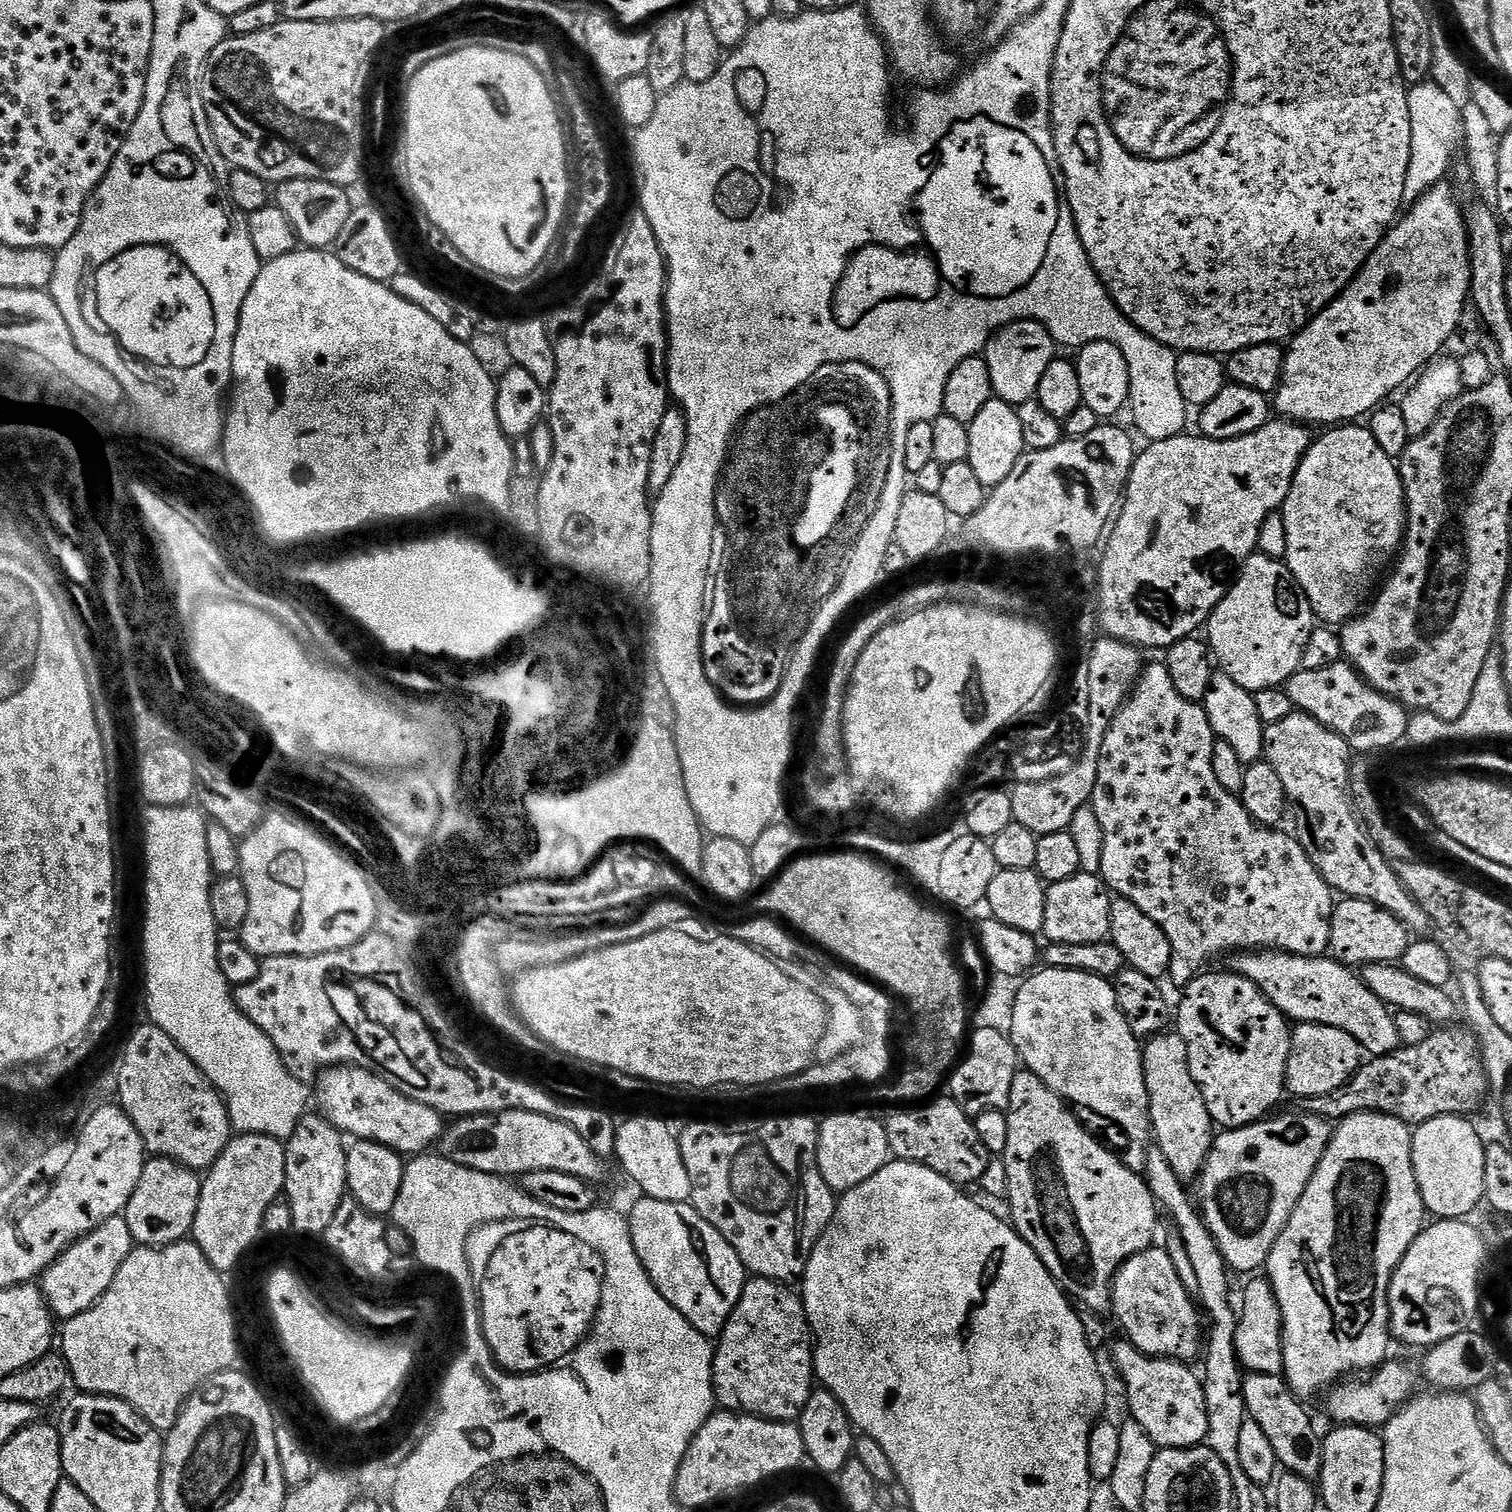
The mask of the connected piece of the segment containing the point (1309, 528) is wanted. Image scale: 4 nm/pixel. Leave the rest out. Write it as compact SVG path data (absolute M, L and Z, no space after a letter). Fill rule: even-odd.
M1336 426L1325 432L1328 433L1321 440L1313 439L1308 447L1282 509L1286 522L1284 560L1306 594L1317 621L1343 626L1365 607L1376 575L1397 559L1404 542L1408 506L1397 461L1374 442L1374 434L1367 426Z

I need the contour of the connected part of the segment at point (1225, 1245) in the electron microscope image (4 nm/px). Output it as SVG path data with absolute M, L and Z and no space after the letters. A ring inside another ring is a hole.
M1303 1110L1292 1112L1289 1116L1275 1116L1258 1120L1245 1128L1221 1131L1213 1139L1208 1160L1198 1177L1198 1211L1233 1273L1252 1272L1255 1268L1263 1269L1267 1265L1268 1255L1278 1234L1286 1226L1294 1206L1302 1198L1310 1178L1315 1174L1326 1146L1332 1140L1333 1125L1321 1116L1311 1116Z

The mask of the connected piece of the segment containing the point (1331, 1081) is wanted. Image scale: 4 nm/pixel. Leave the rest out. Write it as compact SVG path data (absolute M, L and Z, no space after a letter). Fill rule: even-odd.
M1296 1024L1292 1028L1292 1045L1284 1087L1297 1098L1330 1094L1342 1087L1360 1069L1361 1063L1360 1044L1353 1036L1346 1034L1346 1030L1321 1024Z

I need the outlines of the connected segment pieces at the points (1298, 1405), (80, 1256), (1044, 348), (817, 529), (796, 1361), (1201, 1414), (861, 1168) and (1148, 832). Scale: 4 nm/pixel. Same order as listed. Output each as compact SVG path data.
M1248 1372L1243 1377L1242 1394L1245 1398L1247 1419L1258 1422L1262 1434L1266 1434L1276 1455L1277 1465L1283 1471L1293 1472L1301 1480L1319 1481L1324 1465L1324 1442L1321 1433L1316 1433L1316 1428L1304 1409L1307 1407L1299 1397L1293 1395L1283 1375Z
M122 1214L110 1218L81 1240L70 1244L42 1277L44 1296L48 1299L53 1317L65 1321L90 1310L90 1306L94 1306L94 1302L106 1294L110 1282L114 1282L114 1274L118 1274L133 1247L130 1226L126 1226L126 1218Z
M1014 320L1005 324L988 341L982 353L990 370L993 393L1013 406L1033 399L1038 390L1038 382L1042 382L1042 374L1046 374L1046 366L1050 366L1050 362L1057 359L1056 351L1056 341L1038 321Z
M818 398L824 402L824 412L822 412L822 422L826 426L826 430L830 432L830 442L832 442L832 452L826 458L826 462L820 466L820 470L816 472L814 480L812 480L812 494L810 494L810 502L808 502L808 510L804 514L804 518L798 524L798 542L800 544L814 544L816 540L822 538L824 532L828 532L828 528L832 526L834 518L840 514L844 500L848 498L852 484L854 484L854 462L856 462L856 454L858 454L858 438L856 438L856 428L848 416L846 410L842 408L832 408L830 402L826 398Z
M759 1278L749 1279L745 1283L738 1306L734 1306L714 1344L712 1389L716 1392L716 1404L721 1409L746 1416L759 1416L761 1420L799 1421L802 1406L814 1390L814 1341L808 1318L804 1314L804 1301L788 1288L791 1287Z
M1127 1338L1111 1345L1112 1360L1120 1371L1120 1380L1128 1387L1128 1412L1142 1426L1157 1449L1195 1448L1207 1438L1206 1394L1201 1377L1191 1372L1187 1363L1147 1356Z
M840 1112L837 1116L828 1116L818 1124L820 1137L816 1161L822 1178L831 1186L832 1191L843 1194L869 1180L878 1170L889 1163L888 1139L883 1123L872 1116L863 1116L860 1112Z
M1156 662L1156 664L1152 665L1149 663L1143 669L1143 672L1140 673L1140 677L1135 683L1135 688L1131 691L1131 695L1121 703L1120 711L1107 721L1107 725L1108 729L1104 735L1102 750L1100 751L1100 761L1098 762L1098 778L1094 782L1094 790L1092 791L1092 799L1090 801L1094 814L1098 814L1098 822L1102 825L1102 866L1100 867L1099 875L1119 899L1134 902L1134 906L1138 906L1138 910L1142 910L1142 914L1146 914L1146 918L1151 918L1152 921L1158 922L1162 934L1166 934L1166 938L1170 938L1170 946L1172 947L1172 961L1168 967L1170 980L1173 980L1176 984L1180 984L1179 986L1187 986L1188 983L1196 979L1197 976L1201 975L1211 965L1208 963L1219 952L1232 954L1237 950L1271 950L1274 952L1292 952L1295 956L1324 956L1328 952L1328 943L1330 942L1330 922L1332 921L1332 910L1334 907L1334 899L1332 900L1332 896L1334 897L1333 889L1329 888L1327 882L1320 877L1318 870L1314 866L1314 862L1310 862L1306 850L1302 847L1300 841L1296 839L1295 835L1288 833L1287 836L1284 832L1276 832L1280 830L1273 830L1271 827L1255 823L1239 799L1233 793L1222 790L1222 785L1219 784L1218 778L1214 775L1214 766L1210 766L1210 758L1214 754L1217 737L1214 730L1211 729L1210 718L1207 717L1203 703L1195 704L1194 702L1190 702L1186 698L1182 698L1182 694L1178 694L1178 690L1174 690L1174 682L1170 679L1168 667L1163 662Z

